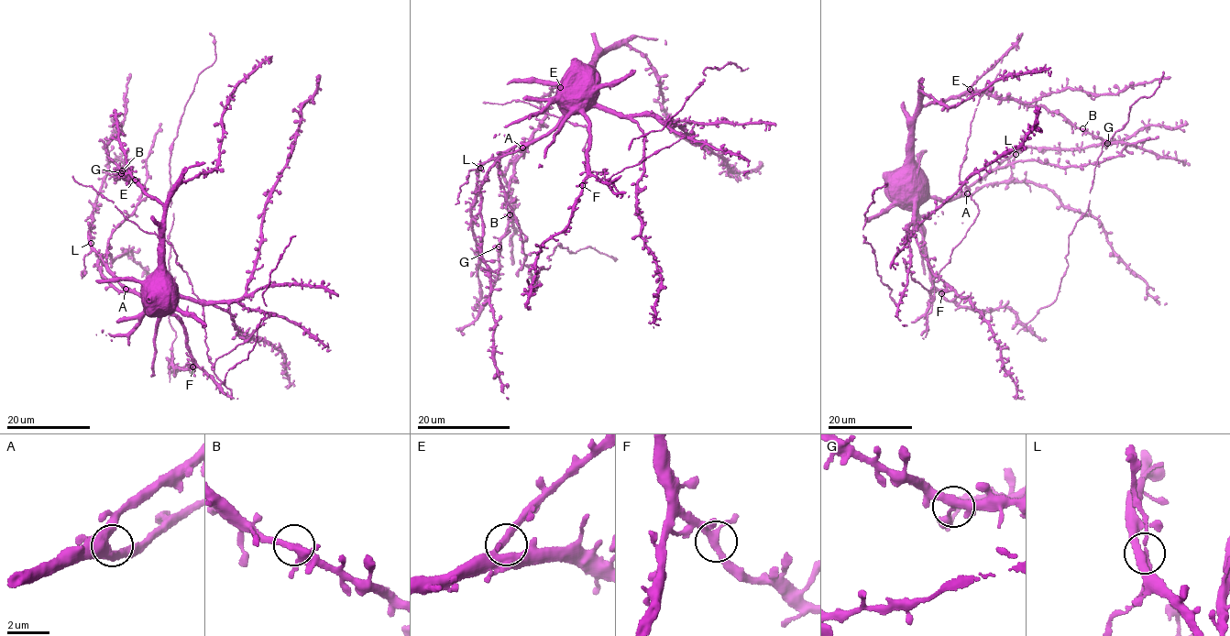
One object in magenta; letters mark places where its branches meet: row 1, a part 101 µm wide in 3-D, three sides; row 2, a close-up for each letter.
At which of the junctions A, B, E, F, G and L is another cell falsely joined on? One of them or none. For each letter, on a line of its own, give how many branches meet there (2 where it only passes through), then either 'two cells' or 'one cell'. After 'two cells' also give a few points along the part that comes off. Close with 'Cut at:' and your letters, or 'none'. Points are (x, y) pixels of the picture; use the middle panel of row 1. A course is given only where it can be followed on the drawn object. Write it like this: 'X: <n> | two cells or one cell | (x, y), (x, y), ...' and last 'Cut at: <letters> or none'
A: 4 | one cell
B: 4 | one cell
E: 3 | one cell
F: 4 | one cell
G: 4 | one cell
L: 4 | one cell
Cut at: none

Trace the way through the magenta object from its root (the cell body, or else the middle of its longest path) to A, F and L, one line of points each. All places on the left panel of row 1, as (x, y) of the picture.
A: (156, 296), (157, 301), (149, 307), (153, 296), (147, 297), (126, 289)
F: (156, 296), (164, 311), (183, 323), (192, 367)
L: (156, 296), (157, 301), (149, 307), (153, 296), (142, 295), (120, 286), (92, 243)

